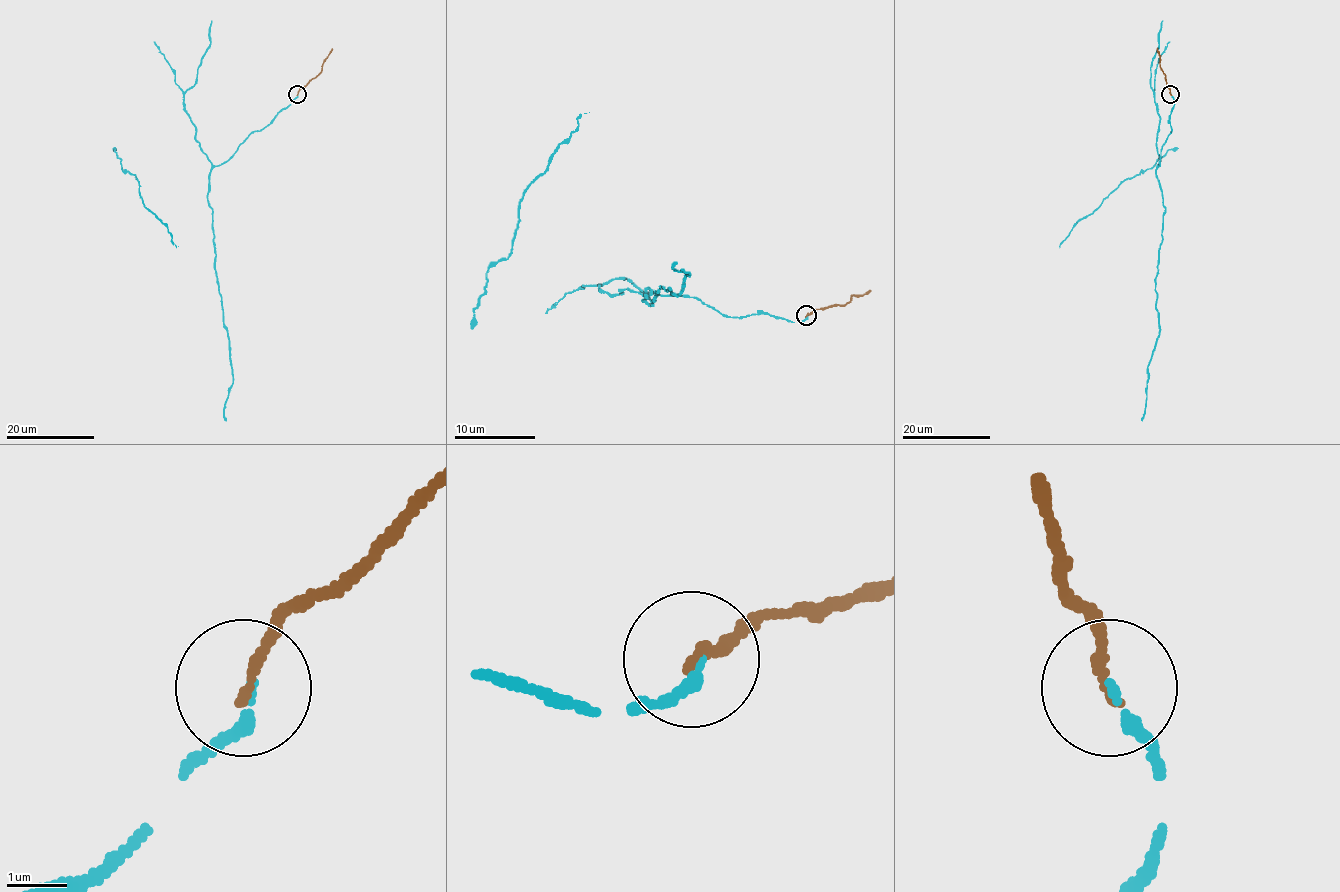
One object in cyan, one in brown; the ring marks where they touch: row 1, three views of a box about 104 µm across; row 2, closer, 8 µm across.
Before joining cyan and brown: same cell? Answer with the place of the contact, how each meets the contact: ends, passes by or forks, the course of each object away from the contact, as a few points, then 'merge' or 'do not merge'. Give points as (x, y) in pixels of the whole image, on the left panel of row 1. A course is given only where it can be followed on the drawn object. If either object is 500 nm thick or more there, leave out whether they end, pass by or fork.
(297, 94) | cyan ends | brown ends | cyan via (297, 94), (269, 125), (253, 131), (227, 161), (216, 165), (209, 176), (215, 272), (231, 366), (226, 420) | brown via (297, 94), (322, 70), (323, 62), (333, 48) | merge

